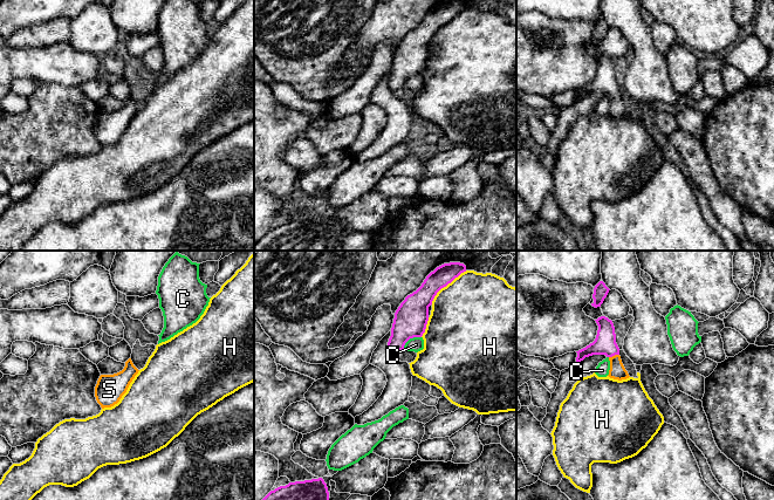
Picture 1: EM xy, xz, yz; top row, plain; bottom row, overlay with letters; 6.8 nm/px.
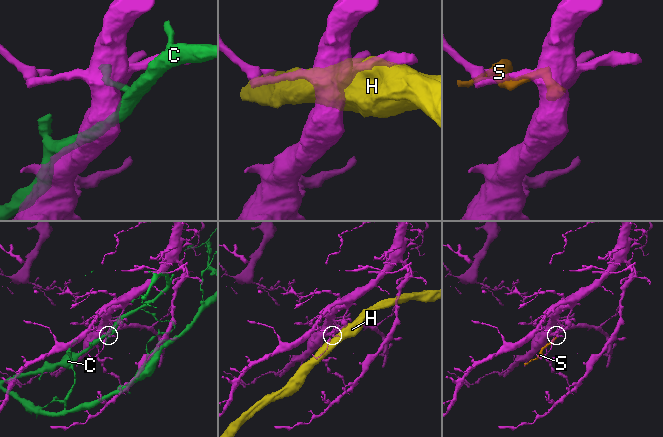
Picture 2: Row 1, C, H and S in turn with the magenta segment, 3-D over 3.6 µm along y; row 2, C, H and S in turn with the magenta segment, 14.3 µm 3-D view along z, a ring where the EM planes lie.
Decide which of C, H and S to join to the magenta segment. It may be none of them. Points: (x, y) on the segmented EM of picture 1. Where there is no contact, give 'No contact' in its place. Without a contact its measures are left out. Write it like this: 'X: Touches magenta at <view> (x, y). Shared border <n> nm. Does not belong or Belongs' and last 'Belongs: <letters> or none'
C: Touches magenta at xz (410, 337). Shared border 150 nm. Does not belong
H: Touches magenta at xz (446, 285). Shared border 340 nm. Does not belong
S: Touches magenta at yz (614, 355). Shared border 80 nm. Belongs
Belongs: S

